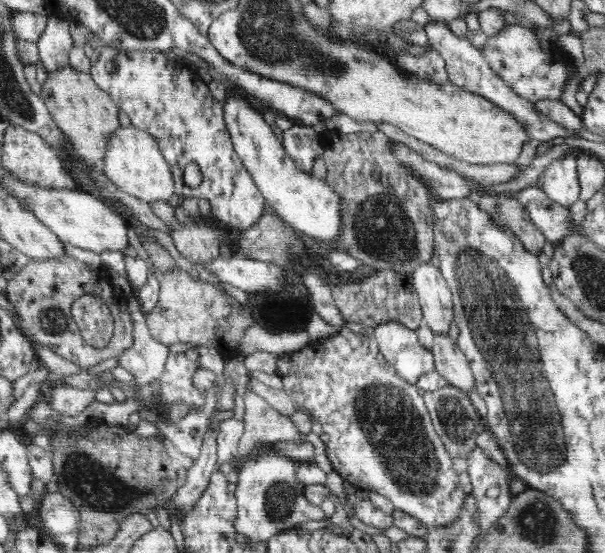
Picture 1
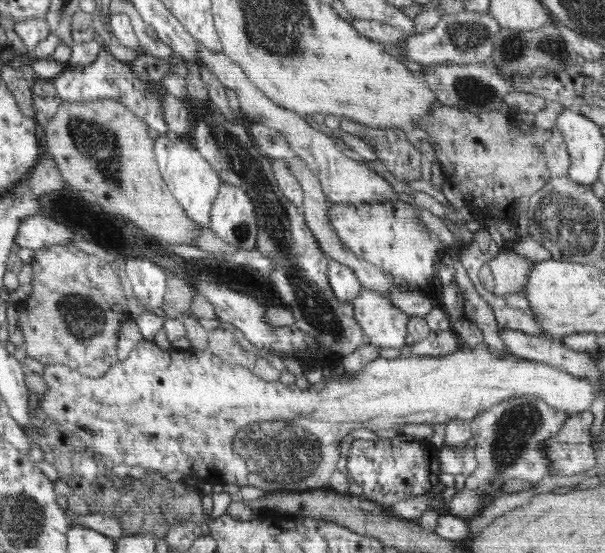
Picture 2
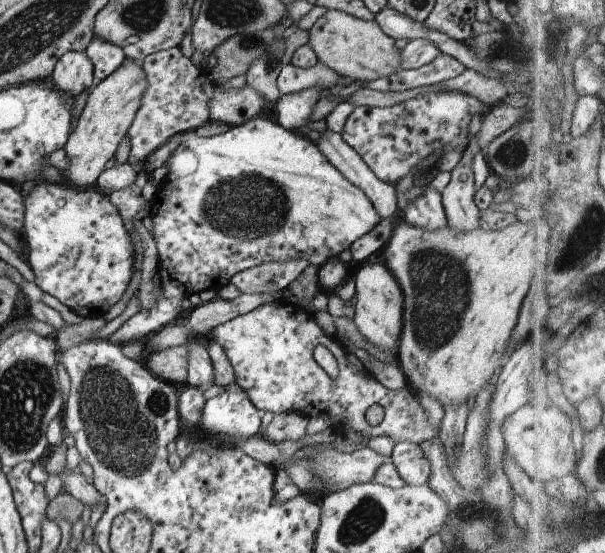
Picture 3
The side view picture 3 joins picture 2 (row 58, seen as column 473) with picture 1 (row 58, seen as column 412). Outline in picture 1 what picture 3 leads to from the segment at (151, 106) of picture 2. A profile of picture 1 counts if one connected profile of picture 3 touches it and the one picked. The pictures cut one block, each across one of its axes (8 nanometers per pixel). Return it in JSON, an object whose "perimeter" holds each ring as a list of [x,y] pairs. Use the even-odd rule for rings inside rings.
{"perimeter":[[[104,46],[101,51],[98,60],[91,64],[90,76],[94,83],[112,98],[115,106],[128,114],[132,126],[145,130],[154,137],[163,158],[170,166],[172,179],[174,179],[174,193],[182,194],[185,198],[206,198],[211,206],[210,217],[215,218],[216,221],[220,220],[224,226],[240,230],[254,226],[266,208],[265,198],[234,150],[230,131],[226,128],[226,121],[224,121],[222,102],[215,100],[207,84],[200,80],[197,72],[166,58],[164,52],[160,51],[130,51],[109,46]],[[191,162],[197,164],[202,173],[201,183],[196,189],[186,185],[183,179],[186,165]]]}

